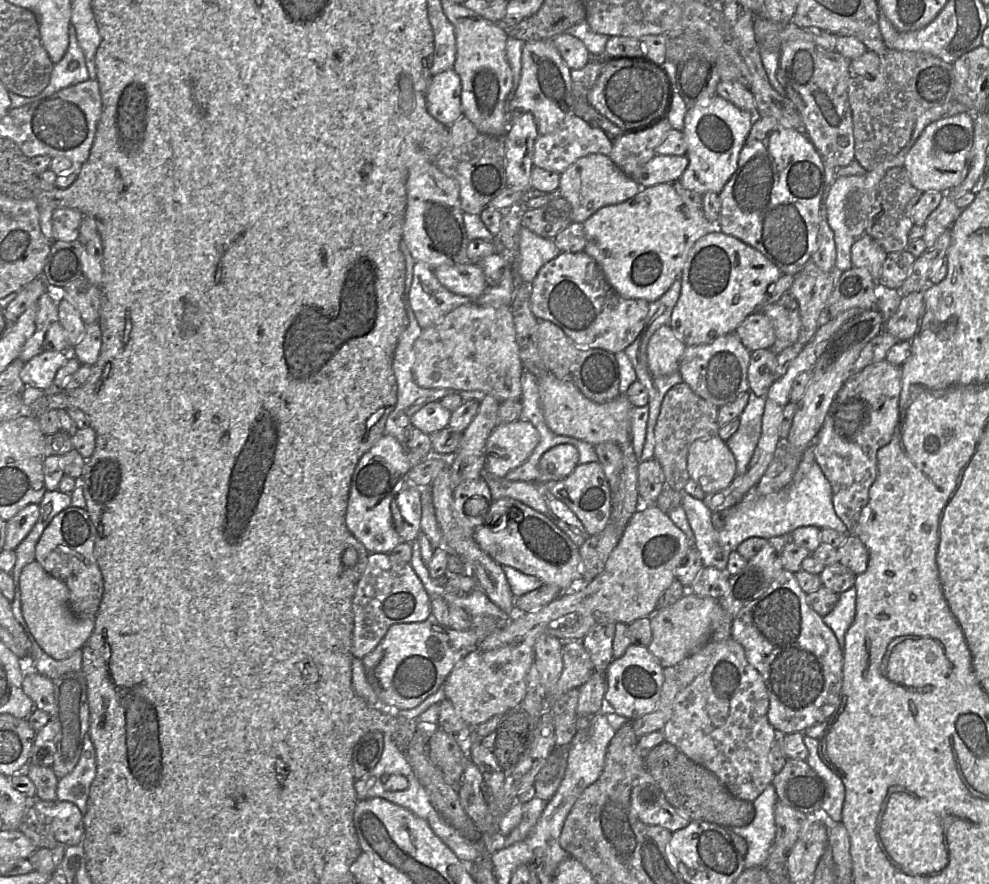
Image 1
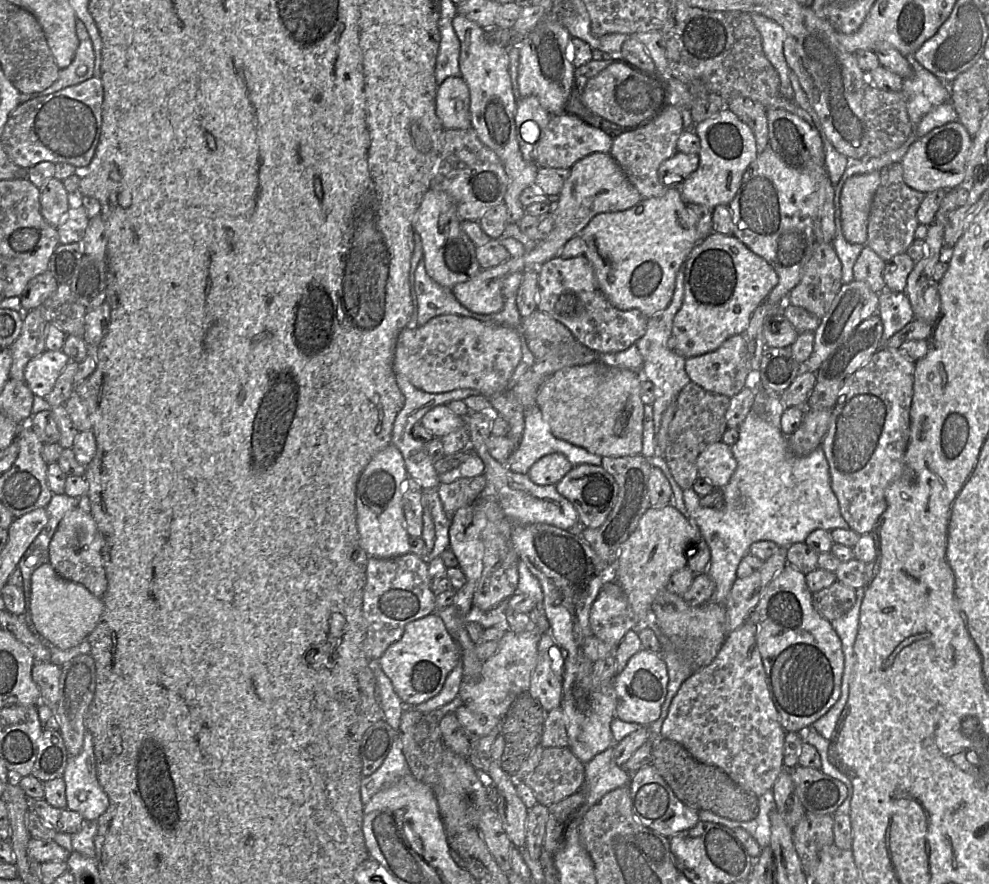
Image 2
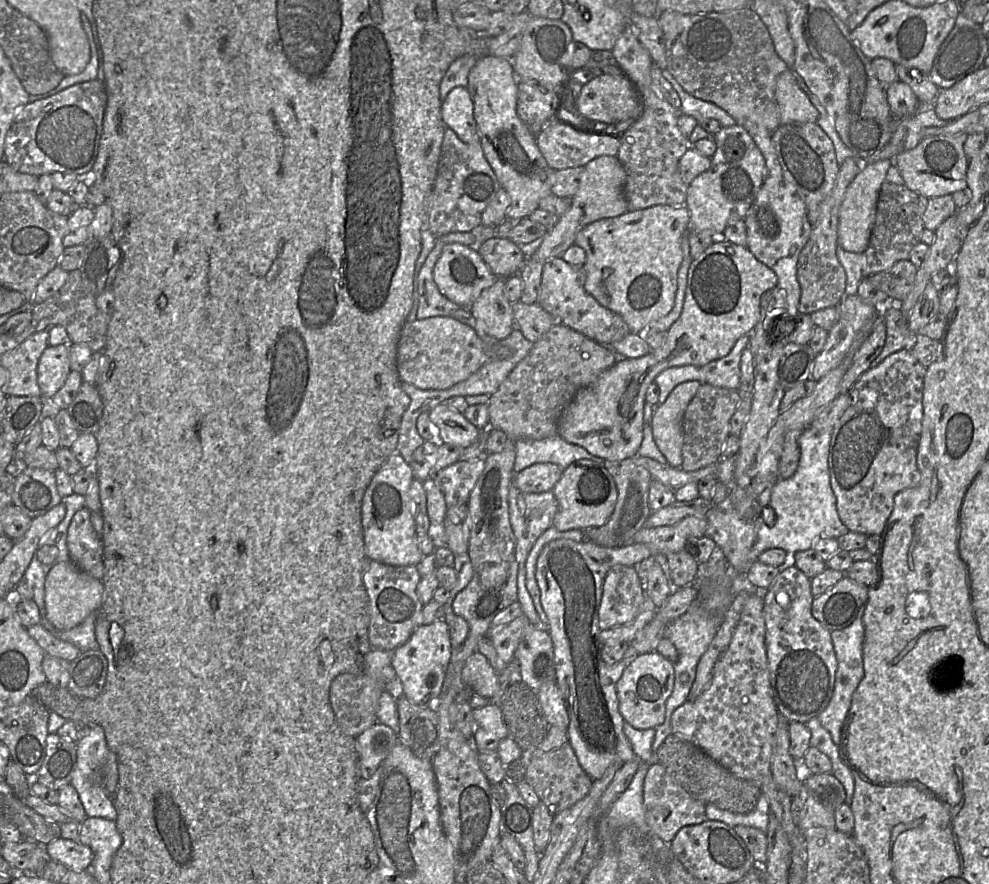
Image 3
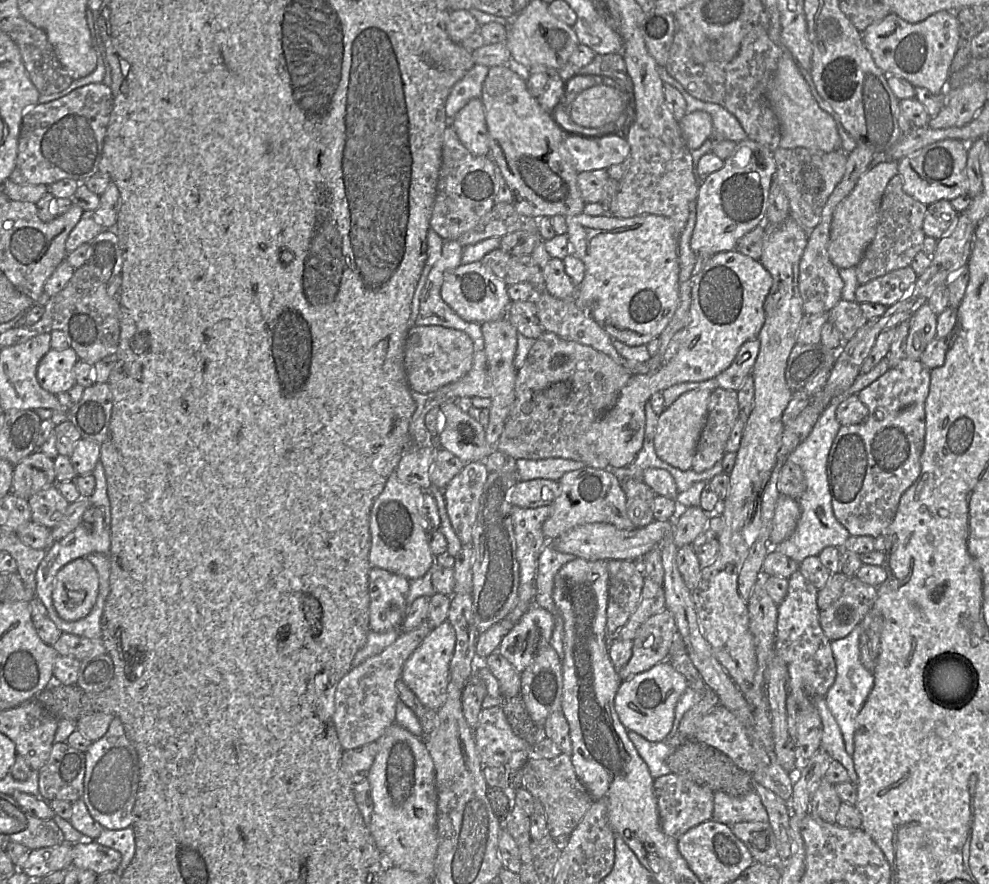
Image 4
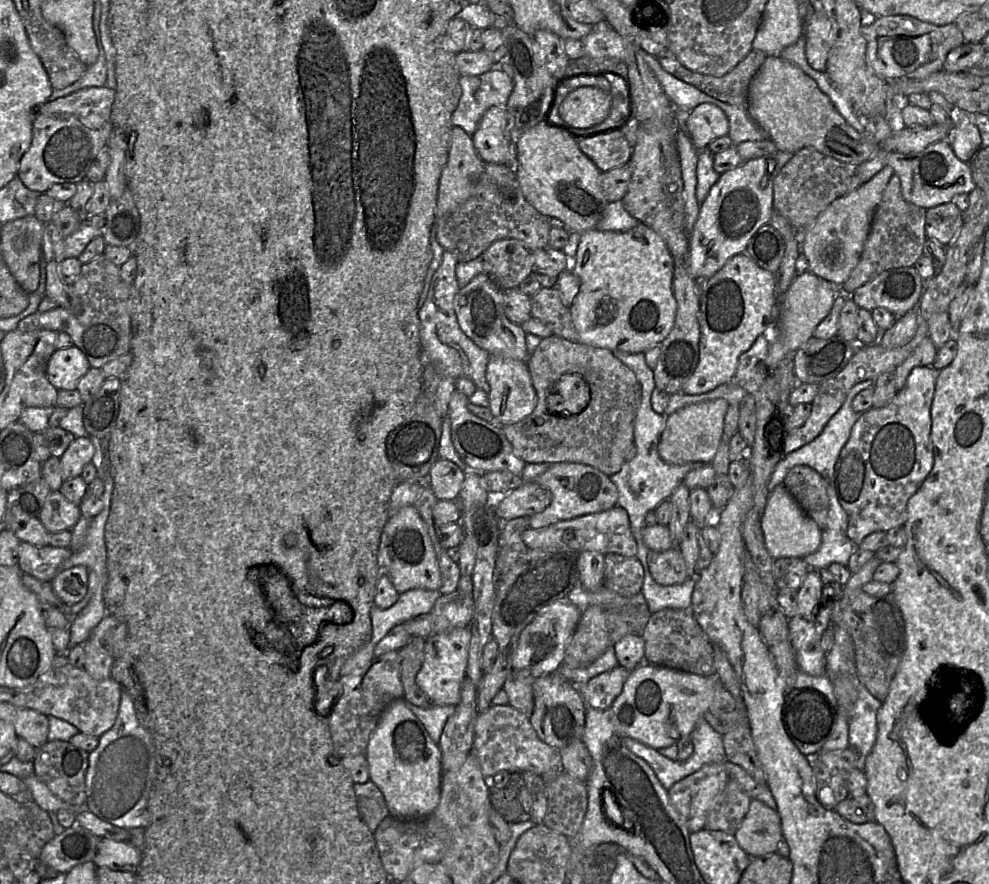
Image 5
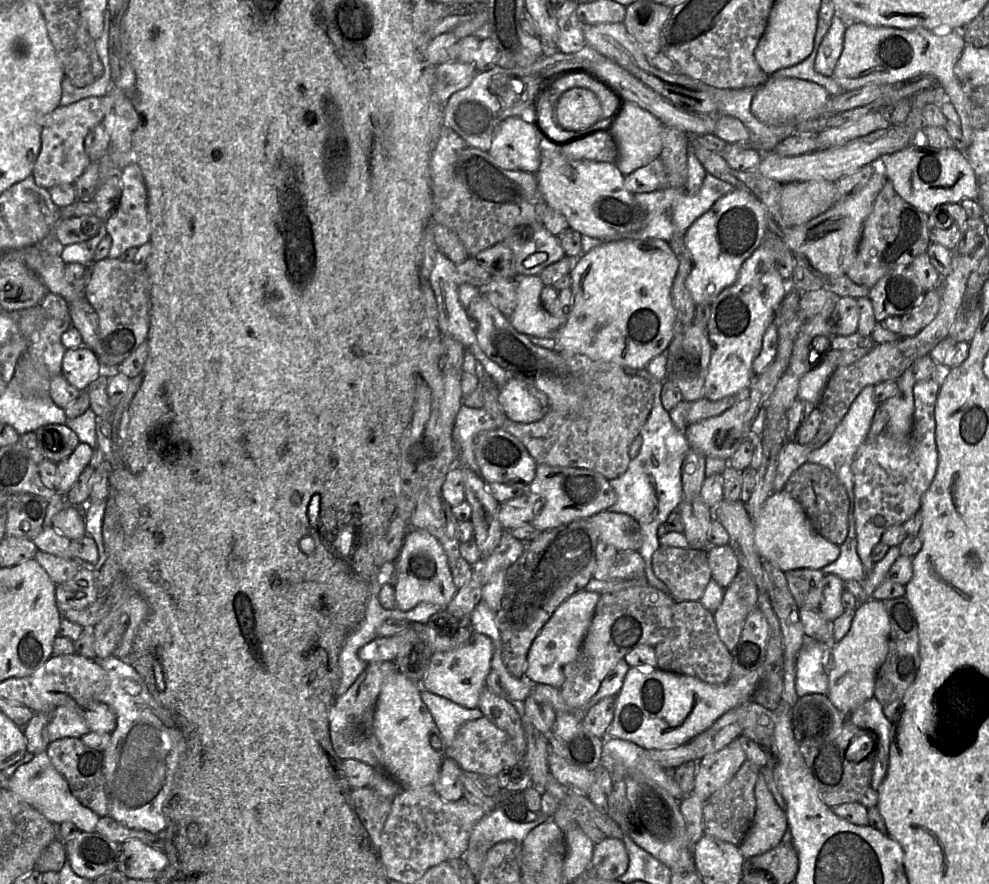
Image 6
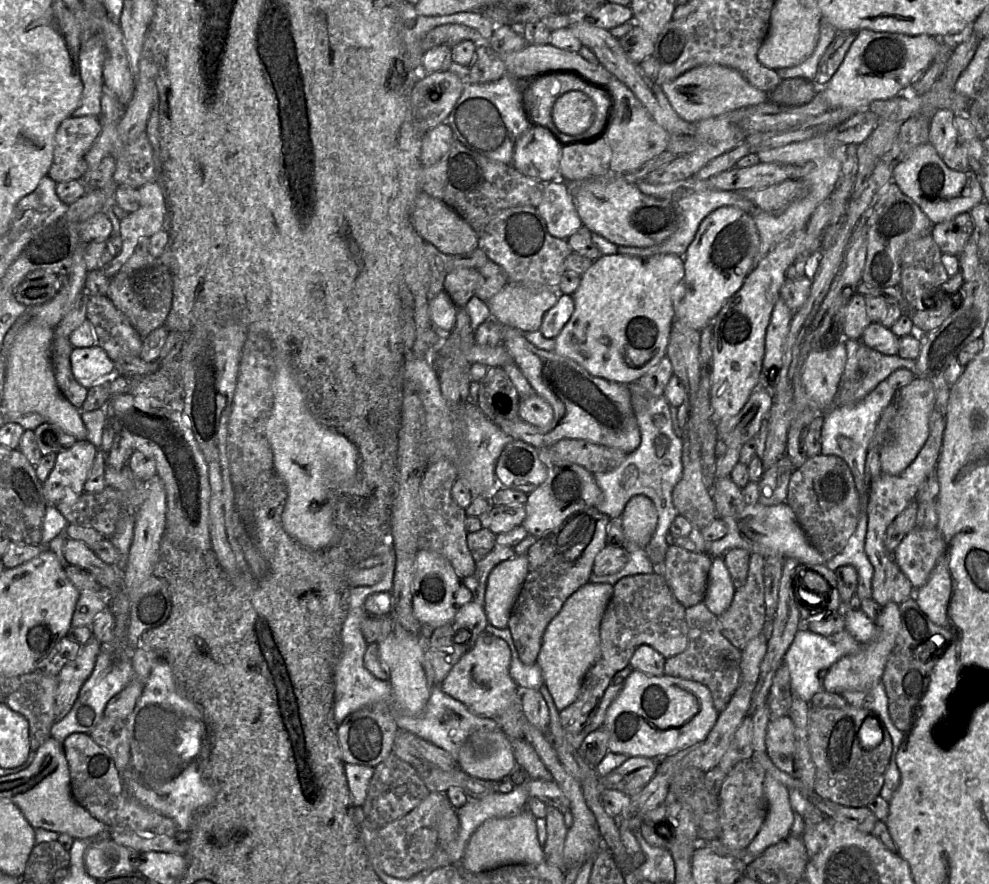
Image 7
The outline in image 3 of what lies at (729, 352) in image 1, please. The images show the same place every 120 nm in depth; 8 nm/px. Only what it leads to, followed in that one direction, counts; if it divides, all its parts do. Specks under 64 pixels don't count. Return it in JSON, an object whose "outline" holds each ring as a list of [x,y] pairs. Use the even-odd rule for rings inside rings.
{"outline":[[[744,335],[737,340],[727,356],[699,367],[703,373],[702,384],[738,390],[741,383],[741,357],[744,349],[749,345],[750,337],[749,335]]]}

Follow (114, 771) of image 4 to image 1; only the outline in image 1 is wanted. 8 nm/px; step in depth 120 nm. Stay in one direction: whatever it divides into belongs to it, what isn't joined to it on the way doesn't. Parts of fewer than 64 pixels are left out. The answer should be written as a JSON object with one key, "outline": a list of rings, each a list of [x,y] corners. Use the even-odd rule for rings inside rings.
{"outline":[[[87,733],[84,737],[83,749],[76,766],[69,774],[58,781],[56,801],[74,803],[84,815],[87,810],[90,786],[95,774],[95,749]]]}

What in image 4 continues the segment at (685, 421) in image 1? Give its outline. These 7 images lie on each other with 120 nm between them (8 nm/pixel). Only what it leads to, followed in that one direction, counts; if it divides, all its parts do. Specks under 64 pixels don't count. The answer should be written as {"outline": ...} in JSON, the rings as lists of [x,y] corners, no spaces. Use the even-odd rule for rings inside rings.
{"outline":[[[717,388],[710,393],[708,413],[691,469],[703,472],[721,463],[730,433],[740,415],[736,391]]]}

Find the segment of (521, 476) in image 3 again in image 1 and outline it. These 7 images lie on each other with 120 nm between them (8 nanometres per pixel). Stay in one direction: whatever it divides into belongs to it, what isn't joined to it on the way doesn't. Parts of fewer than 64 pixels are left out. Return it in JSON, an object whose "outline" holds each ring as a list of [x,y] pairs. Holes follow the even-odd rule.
{"outline":[[[559,444],[540,458],[541,482],[555,482],[569,476],[578,465],[579,453],[571,444]]]}

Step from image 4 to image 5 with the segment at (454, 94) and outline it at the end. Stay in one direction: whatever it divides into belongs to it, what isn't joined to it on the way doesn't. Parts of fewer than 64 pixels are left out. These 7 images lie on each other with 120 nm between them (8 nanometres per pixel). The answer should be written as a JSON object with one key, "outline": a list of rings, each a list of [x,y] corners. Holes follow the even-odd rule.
{"outline":[[[499,69],[460,78],[461,95],[452,114],[452,126],[472,135],[482,117],[492,107],[506,107],[513,91],[513,78]]]}

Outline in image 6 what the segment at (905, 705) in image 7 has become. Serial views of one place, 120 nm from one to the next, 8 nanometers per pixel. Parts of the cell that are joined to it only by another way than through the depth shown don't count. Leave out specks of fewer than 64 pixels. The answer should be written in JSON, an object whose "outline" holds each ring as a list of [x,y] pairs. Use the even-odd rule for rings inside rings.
{"outline":[[[903,596],[883,603],[890,621],[890,634],[888,653],[876,676],[874,697],[881,703],[884,714],[892,723],[899,715],[905,692],[918,677],[921,665],[920,640],[917,618],[908,599]]]}

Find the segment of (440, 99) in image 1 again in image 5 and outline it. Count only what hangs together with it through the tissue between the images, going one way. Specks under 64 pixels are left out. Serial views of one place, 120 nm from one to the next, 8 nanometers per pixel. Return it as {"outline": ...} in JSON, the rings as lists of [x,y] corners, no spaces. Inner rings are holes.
{"outline":[[[492,107],[486,111],[471,137],[482,161],[513,167],[516,140],[521,130],[516,117],[506,107]]]}

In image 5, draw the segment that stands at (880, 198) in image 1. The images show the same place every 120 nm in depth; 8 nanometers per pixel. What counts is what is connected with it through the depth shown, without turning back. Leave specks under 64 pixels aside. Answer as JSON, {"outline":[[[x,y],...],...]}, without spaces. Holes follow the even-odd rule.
{"outline":[[[894,174],[872,217],[870,231],[860,260],[843,284],[847,293],[852,293],[885,270],[915,264],[923,255],[924,243],[927,239],[925,233],[926,210],[908,202],[903,197],[900,179]]]}

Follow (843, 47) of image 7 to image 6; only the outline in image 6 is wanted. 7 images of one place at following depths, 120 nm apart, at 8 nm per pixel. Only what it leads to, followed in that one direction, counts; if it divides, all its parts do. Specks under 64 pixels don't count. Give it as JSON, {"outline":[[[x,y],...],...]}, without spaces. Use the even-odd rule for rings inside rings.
{"outline":[[[837,11],[832,25],[819,46],[815,58],[815,71],[823,76],[833,76],[835,67],[842,54],[844,47],[845,32],[848,23],[843,21]]]}

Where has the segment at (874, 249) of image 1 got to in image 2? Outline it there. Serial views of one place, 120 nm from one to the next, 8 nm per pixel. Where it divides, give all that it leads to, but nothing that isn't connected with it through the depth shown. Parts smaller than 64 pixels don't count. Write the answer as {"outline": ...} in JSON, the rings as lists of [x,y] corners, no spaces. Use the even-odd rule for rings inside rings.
{"outline":[[[864,245],[853,267],[854,280],[864,282],[879,294],[886,289],[883,279],[885,263],[871,248]]]}

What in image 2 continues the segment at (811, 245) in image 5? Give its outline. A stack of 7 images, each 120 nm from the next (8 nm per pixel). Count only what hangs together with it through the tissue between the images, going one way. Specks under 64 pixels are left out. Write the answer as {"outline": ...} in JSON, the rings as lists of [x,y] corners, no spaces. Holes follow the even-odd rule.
{"outline":[[[880,171],[854,175],[840,195],[842,232],[847,242],[866,245],[871,204],[880,184]]]}

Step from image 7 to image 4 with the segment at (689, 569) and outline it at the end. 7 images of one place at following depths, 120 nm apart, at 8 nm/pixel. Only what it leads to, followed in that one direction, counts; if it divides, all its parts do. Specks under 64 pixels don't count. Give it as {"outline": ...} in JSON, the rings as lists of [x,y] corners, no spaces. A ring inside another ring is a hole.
{"outline":[[[644,575],[640,600],[629,619],[615,632],[607,633],[608,643],[618,640],[633,640],[640,626],[652,615],[665,609],[663,585],[655,583]]]}

